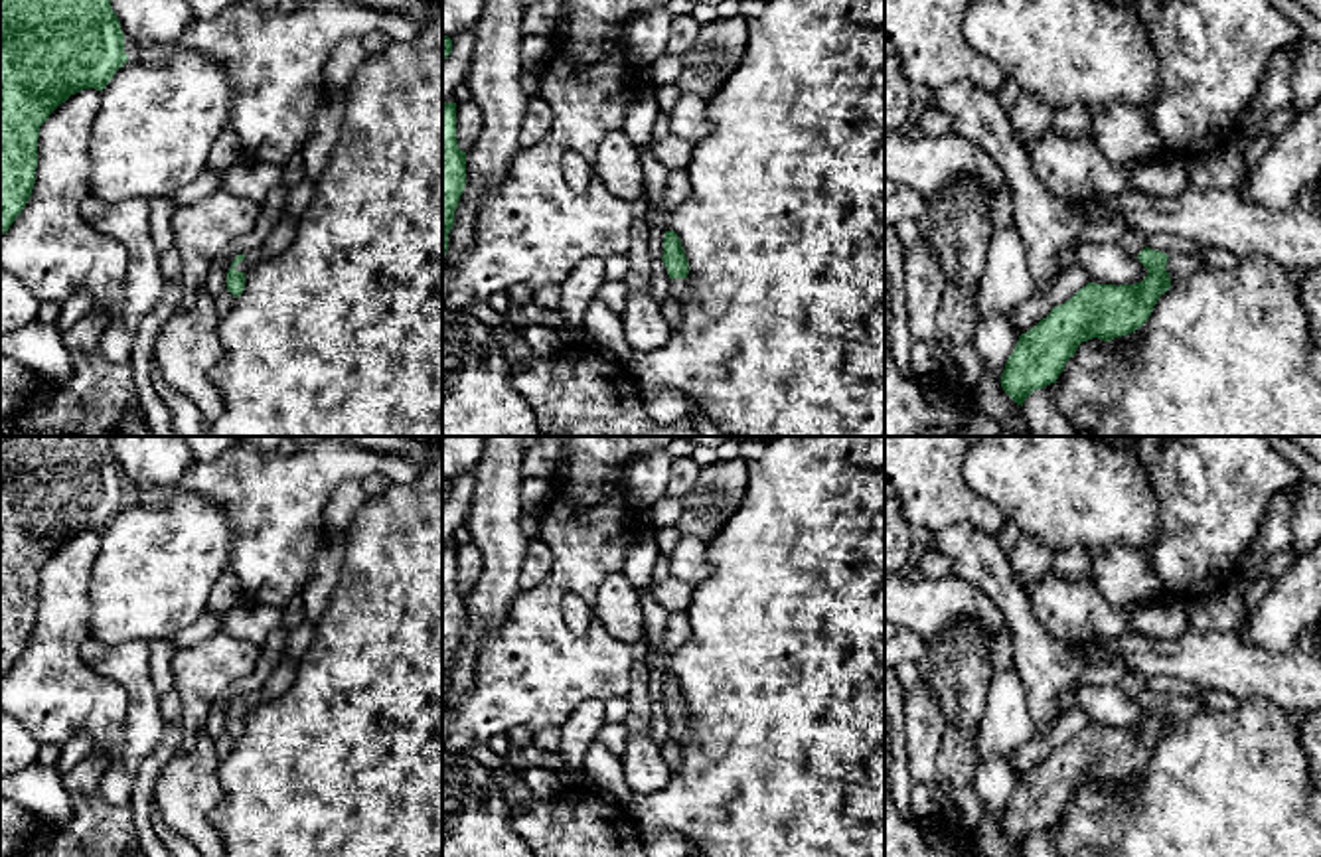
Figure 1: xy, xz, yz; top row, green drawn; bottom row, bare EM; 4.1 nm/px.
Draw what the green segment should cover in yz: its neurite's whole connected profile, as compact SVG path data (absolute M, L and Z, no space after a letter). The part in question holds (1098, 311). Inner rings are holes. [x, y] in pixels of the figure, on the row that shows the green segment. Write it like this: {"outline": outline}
{"outline": "M1145 247L1137 255L1147 269L1141 282L1120 286L1088 282L1019 336L1001 375L1003 391L1023 407L1033 391L1056 383L1082 342L1092 338L1110 342L1141 328L1159 296L1171 288L1169 276L1203 267L1203 253L1203 247L1193 255L1165 255Z"}

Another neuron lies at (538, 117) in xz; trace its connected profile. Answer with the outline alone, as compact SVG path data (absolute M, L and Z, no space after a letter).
M535 95L529 97L529 103L523 113L523 120L519 126L519 146L535 146L551 128L553 124L553 111L547 103Z

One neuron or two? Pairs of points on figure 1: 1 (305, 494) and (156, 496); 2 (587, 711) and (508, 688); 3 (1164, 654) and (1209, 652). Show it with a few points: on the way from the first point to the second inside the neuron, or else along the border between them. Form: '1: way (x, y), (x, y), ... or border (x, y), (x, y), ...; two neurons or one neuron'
1: way (267, 494), (249, 484), (194, 484); one neuron
2: border (603, 700), (585, 700), (561, 727); two neurons
3: way (1175, 654), (1197, 654); one neuron

